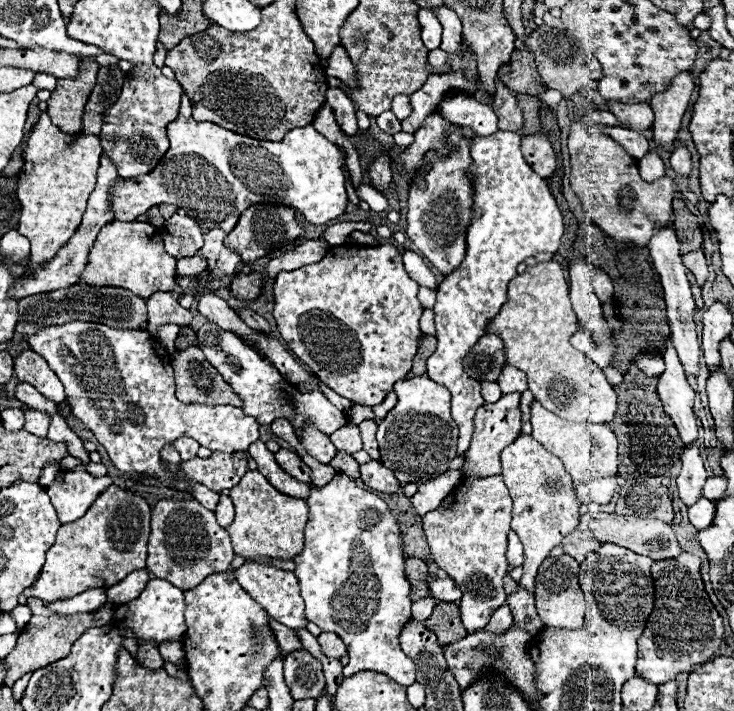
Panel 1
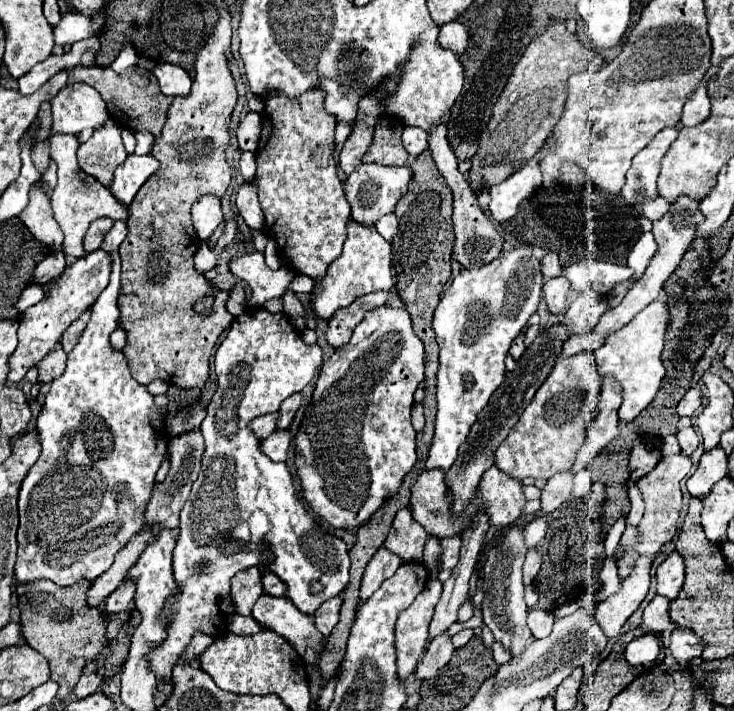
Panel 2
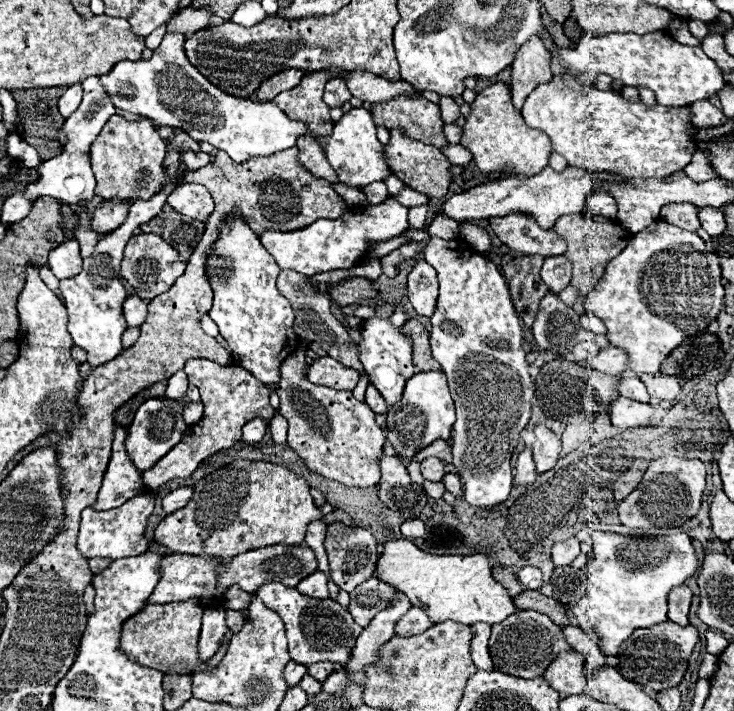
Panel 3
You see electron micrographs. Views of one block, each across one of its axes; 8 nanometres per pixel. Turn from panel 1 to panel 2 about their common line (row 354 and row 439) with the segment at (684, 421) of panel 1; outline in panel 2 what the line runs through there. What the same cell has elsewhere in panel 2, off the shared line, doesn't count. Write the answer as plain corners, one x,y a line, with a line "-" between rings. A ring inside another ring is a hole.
674,434
672,436
666,436
662,440
662,454
668,456
668,454
678,454
678,452
682,452
682,450
680,450
680,444
678,444
676,436

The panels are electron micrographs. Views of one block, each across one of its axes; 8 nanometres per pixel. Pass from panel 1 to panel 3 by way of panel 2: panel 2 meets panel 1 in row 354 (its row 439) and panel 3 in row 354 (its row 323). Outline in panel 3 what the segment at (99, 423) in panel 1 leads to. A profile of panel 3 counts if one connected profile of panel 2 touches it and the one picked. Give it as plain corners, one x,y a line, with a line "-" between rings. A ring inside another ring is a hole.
176,162
176,164
168,166
166,168
166,180
168,180
166,186
162,186
162,190
156,192
154,196
150,196
148,200
142,200
142,198
134,200
130,204
126,222
122,226
118,226
114,232
100,236
92,256
84,258
82,272
74,278
60,280
60,290
62,290
64,304
68,308
68,318
70,318
68,332
72,334
74,344
88,352
88,364
92,368
114,360
122,352
120,338
122,338
122,332
128,328
128,324
122,316
122,304
126,298
126,290
118,280
124,246
134,236
136,228
140,228
142,224
146,224
146,220
152,220
152,216
158,216
158,212
162,212
162,208
166,206
166,196
170,196
170,192
178,184
184,184
186,172
188,172
188,166
184,162

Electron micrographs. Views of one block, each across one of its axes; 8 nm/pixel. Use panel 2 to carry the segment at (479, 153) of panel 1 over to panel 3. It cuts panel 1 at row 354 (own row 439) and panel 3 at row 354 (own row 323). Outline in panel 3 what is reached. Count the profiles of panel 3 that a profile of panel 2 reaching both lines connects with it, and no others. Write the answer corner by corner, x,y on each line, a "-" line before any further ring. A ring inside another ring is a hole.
428,238
424,248
424,260
438,272
440,296
436,312
432,316
430,346
432,356
442,364
442,372
448,376
448,386
456,402
456,424
452,432
452,454
458,476
464,484
464,498
472,506
496,506
510,496
512,490
512,466
510,458
518,444
520,432
530,420
530,402
534,396
532,380
528,374
526,352
522,348
524,332
518,314
514,312
508,284
494,262
474,254
462,246
460,240

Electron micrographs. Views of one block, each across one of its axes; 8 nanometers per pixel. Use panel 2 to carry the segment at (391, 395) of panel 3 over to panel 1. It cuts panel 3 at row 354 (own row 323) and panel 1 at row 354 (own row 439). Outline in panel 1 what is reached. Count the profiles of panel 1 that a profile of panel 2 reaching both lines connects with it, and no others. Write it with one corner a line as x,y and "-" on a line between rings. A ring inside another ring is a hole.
356,244
330,246
328,254
320,262
308,264
308,266
290,270
290,272
280,272
276,276
276,280
274,280
274,318
276,318
276,324
278,324
280,336
288,342
288,348
316,374
318,380
322,380
336,394
348,398
354,404
376,406
392,390
392,384
402,380
412,368
412,360
414,360
416,350
418,350
418,336
422,334
420,326
418,326
418,320
420,320
422,310
424,310
422,304
418,302
416,294
418,294
418,284
406,274
404,264
402,264
402,254
396,250
396,246
392,246
392,244
380,244
380,246
374,246
374,248
364,248
356,246

